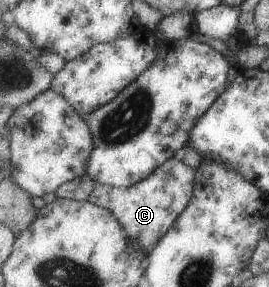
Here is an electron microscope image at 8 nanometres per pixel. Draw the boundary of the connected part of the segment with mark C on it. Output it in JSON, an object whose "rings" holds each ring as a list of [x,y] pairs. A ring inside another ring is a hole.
{"rings":[[[168,159],[154,171],[153,175],[134,186],[96,187],[88,201],[112,211],[120,221],[120,225],[128,231],[128,237],[138,239],[138,243],[142,243],[142,247],[146,247],[146,251],[150,253],[193,202],[197,173],[197,169],[186,165],[183,161]]]}

